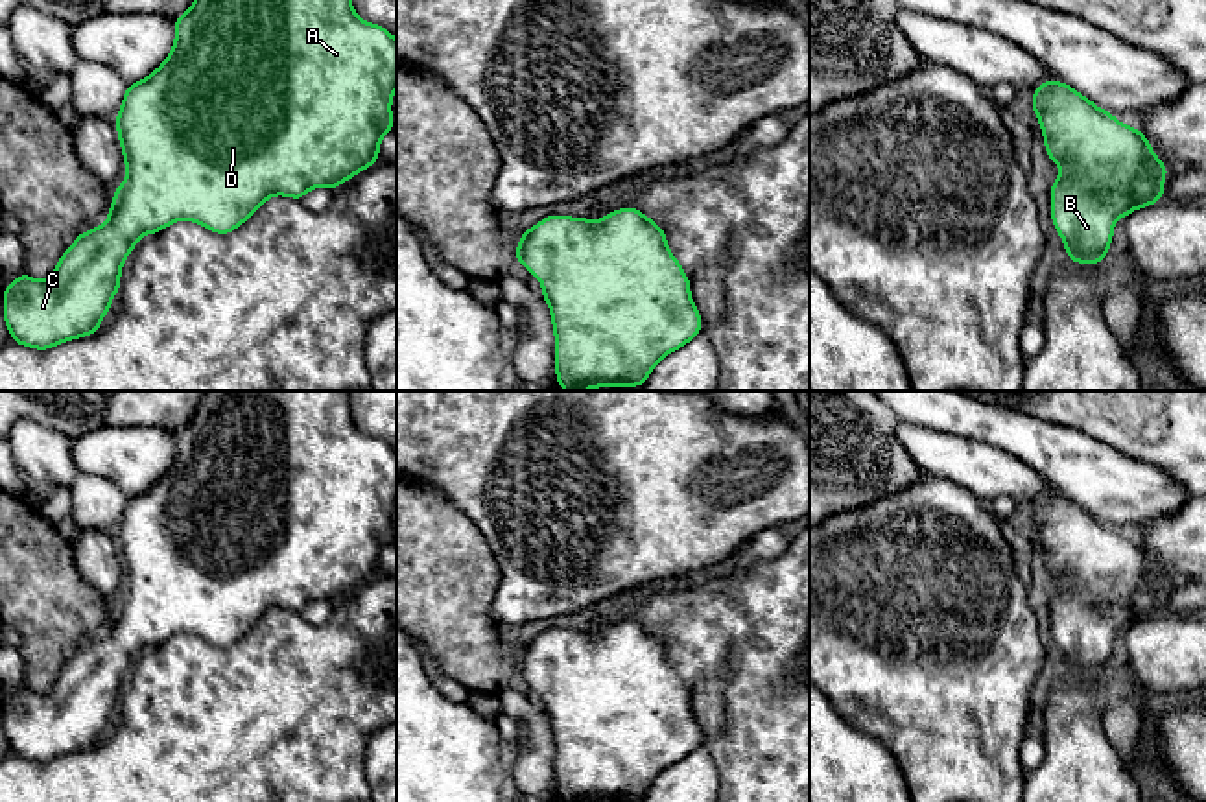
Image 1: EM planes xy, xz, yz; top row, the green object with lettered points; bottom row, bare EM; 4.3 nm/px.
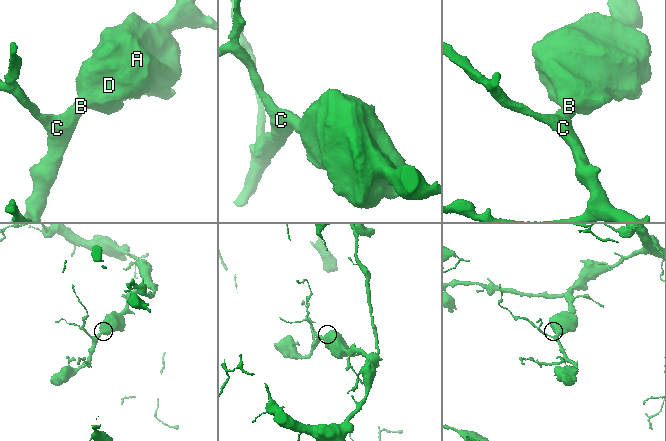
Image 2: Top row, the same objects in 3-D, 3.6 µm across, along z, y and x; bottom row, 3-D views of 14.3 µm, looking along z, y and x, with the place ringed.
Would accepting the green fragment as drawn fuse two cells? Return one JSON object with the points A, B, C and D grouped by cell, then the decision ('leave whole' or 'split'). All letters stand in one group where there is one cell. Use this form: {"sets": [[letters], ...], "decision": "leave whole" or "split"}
{"sets": [["A", "B", "C", "D"]], "decision": "leave whole"}

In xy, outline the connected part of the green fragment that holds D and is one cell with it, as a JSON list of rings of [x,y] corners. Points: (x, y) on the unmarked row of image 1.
[[[205,391],[190,422],[173,433],[175,457],[168,472],[146,492],[129,498],[116,529],[116,542],[124,564],[127,588],[118,599],[109,623],[109,632],[98,642],[81,645],[79,651],[63,666],[50,693],[35,693],[20,688],[4,704],[4,734],[11,752],[37,763],[61,758],[100,743],[100,734],[107,728],[111,714],[120,702],[120,684],[135,656],[146,645],[155,647],[179,632],[188,632],[205,642],[229,647],[240,640],[271,608],[290,608],[302,612],[317,599],[337,601],[343,594],[374,577],[380,553],[393,544],[391,513],[396,501],[396,452],[382,439],[361,433],[350,415],[349,391]]]

